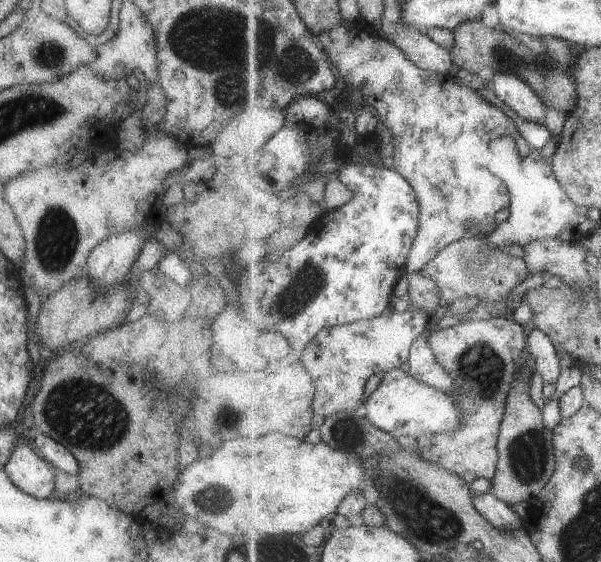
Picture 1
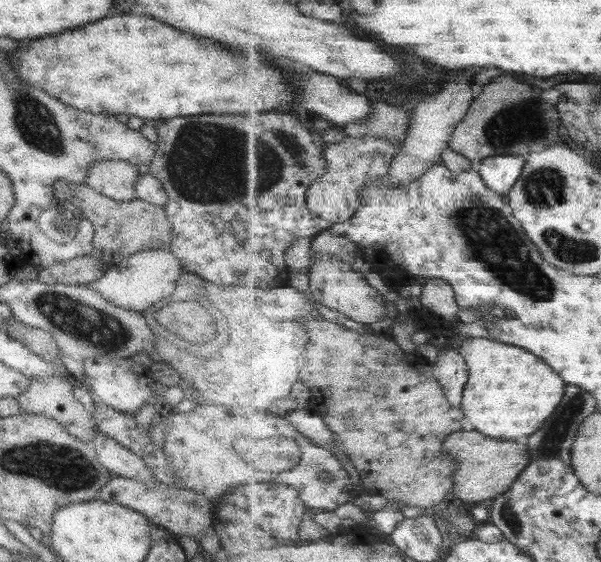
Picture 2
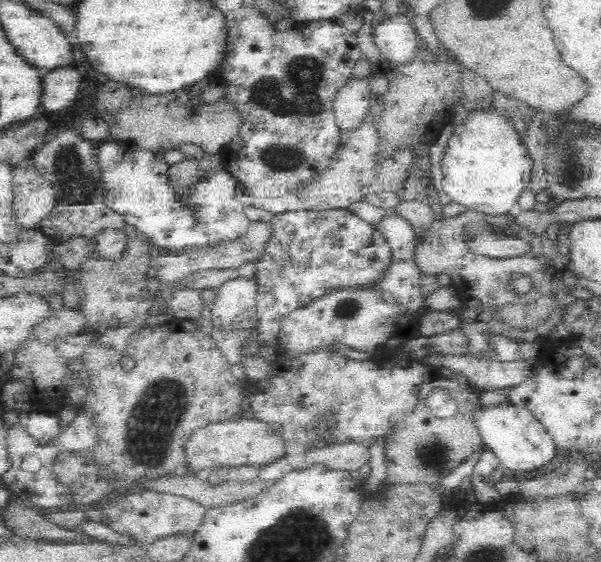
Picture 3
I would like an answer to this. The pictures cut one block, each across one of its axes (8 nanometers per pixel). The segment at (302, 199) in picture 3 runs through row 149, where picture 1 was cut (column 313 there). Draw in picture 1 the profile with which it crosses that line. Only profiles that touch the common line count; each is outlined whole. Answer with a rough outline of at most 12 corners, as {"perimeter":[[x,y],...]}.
{"perimeter":[[409,306],[320,331],[300,352],[313,410],[353,414],[434,319]]}

